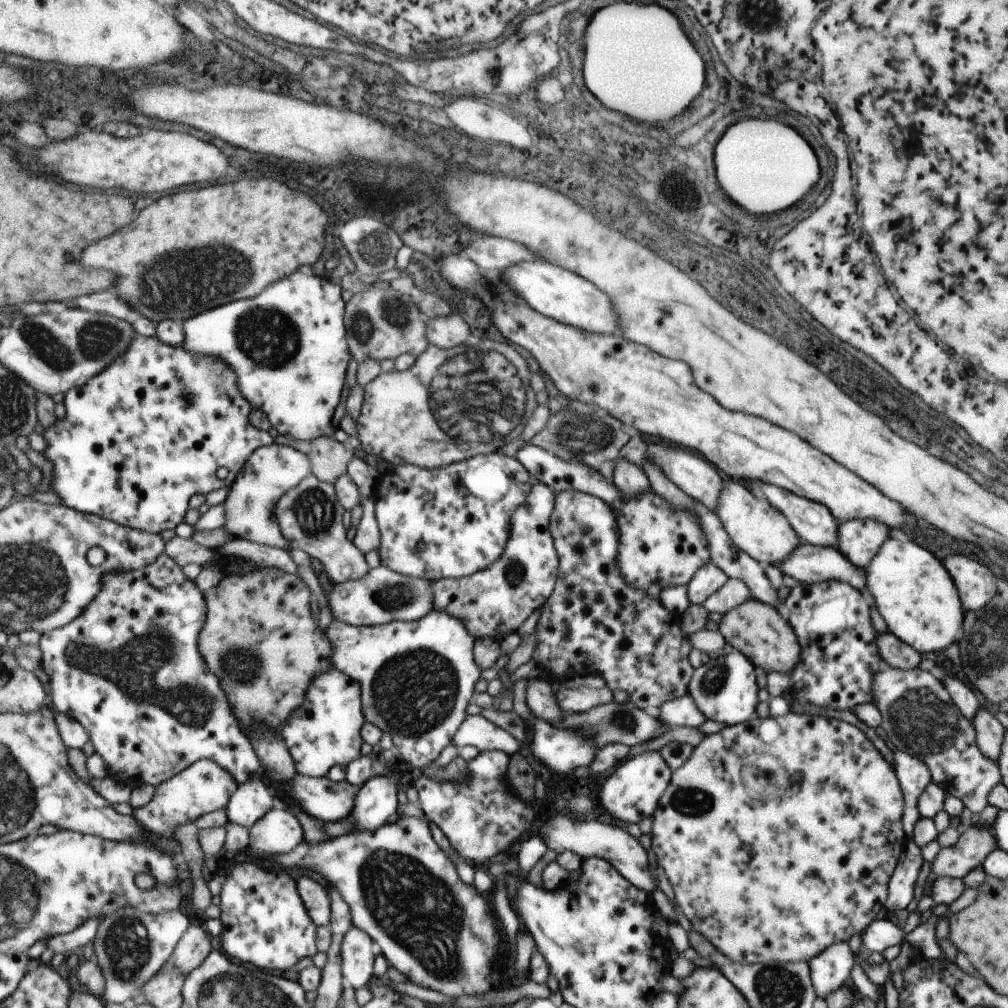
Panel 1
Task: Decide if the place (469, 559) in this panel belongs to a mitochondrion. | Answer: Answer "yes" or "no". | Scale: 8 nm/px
no

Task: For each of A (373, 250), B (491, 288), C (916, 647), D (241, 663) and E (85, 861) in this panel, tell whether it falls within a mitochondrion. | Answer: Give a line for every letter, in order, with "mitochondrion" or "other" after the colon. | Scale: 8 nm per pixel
A: mitochondrion
B: other
C: other
D: mitochondrion
E: other

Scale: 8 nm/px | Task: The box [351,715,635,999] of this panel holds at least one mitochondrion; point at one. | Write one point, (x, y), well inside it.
(417, 910)

